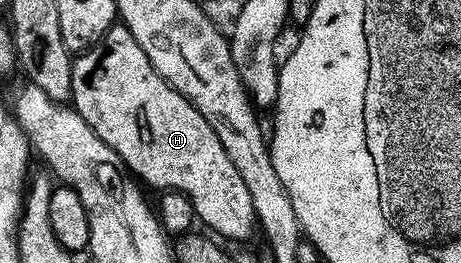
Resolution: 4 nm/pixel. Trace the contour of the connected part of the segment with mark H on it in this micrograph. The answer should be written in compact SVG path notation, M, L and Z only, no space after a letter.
M110 27L99 43L73 56L70 99L96 137L111 147L130 174L147 188L183 191L194 202L195 216L201 222L203 219L215 236L223 235L218 236L223 240L246 239L255 233L248 185L236 173L228 153L224 153L220 137L212 133L212 125L204 121L202 114L156 73L152 61L136 45L136 37L127 27Z

